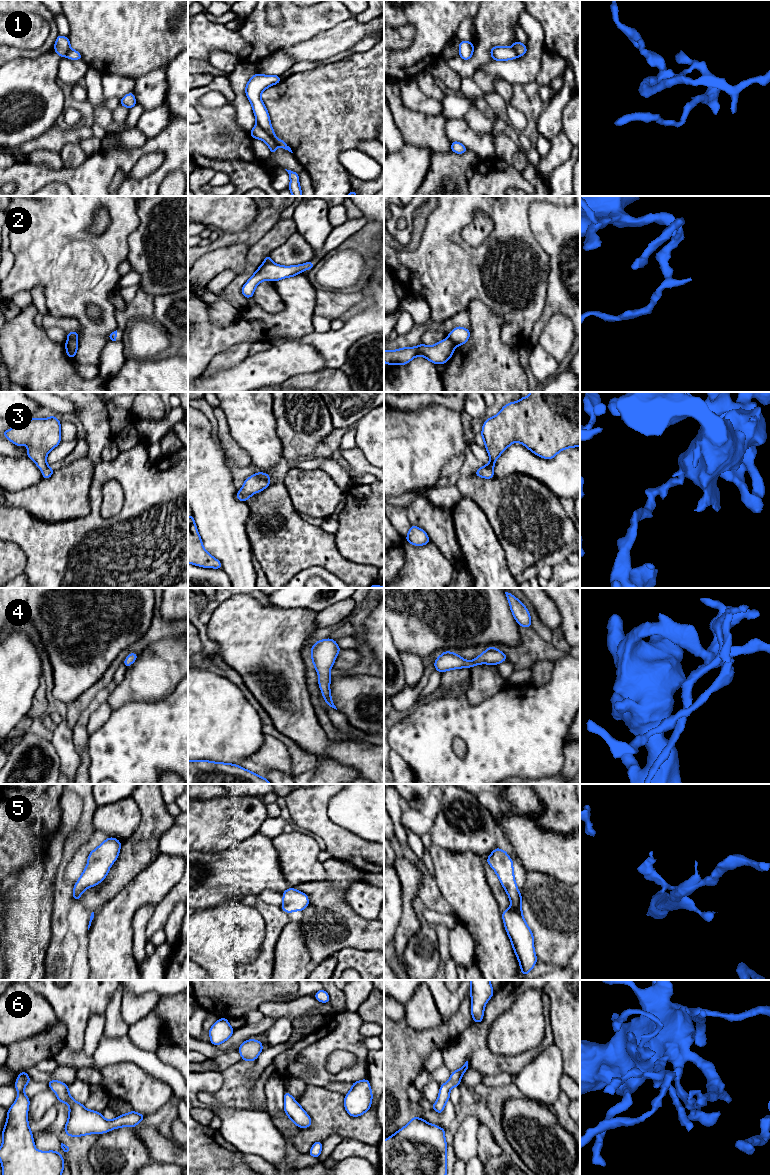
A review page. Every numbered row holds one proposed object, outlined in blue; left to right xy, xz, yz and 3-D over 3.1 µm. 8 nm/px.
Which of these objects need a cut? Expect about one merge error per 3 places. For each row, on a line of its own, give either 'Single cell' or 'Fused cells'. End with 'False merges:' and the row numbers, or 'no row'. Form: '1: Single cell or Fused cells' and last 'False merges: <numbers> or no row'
1: Fused cells
2: Fused cells
3: Single cell
4: Single cell
5: Single cell
6: Single cell
False merges: 1, 2

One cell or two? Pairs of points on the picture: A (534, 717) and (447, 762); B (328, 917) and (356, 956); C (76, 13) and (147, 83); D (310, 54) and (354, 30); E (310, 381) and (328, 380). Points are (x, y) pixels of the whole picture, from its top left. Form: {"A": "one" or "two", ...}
{"A": "one", "B": "two", "C": "two", "D": "one", "E": "one"}

